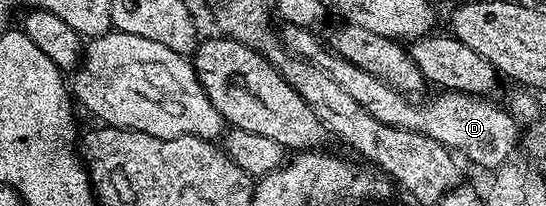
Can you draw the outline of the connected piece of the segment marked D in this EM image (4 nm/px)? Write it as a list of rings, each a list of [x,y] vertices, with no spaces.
[[[285,23],[280,30],[283,45],[295,57],[302,57],[321,67],[330,78],[336,80],[348,96],[352,97],[352,100],[356,100],[365,111],[381,123],[432,136],[447,149],[459,155],[464,154],[470,161],[491,170],[503,165],[511,157],[510,152],[513,148],[515,150],[519,145],[520,128],[517,119],[507,109],[493,106],[491,99],[445,91],[436,94],[436,97],[430,100],[418,103],[418,100],[410,99],[407,95],[385,85],[378,77],[364,72],[358,65],[344,60],[324,46],[322,48],[313,34],[314,32],[307,27],[290,23]]]

